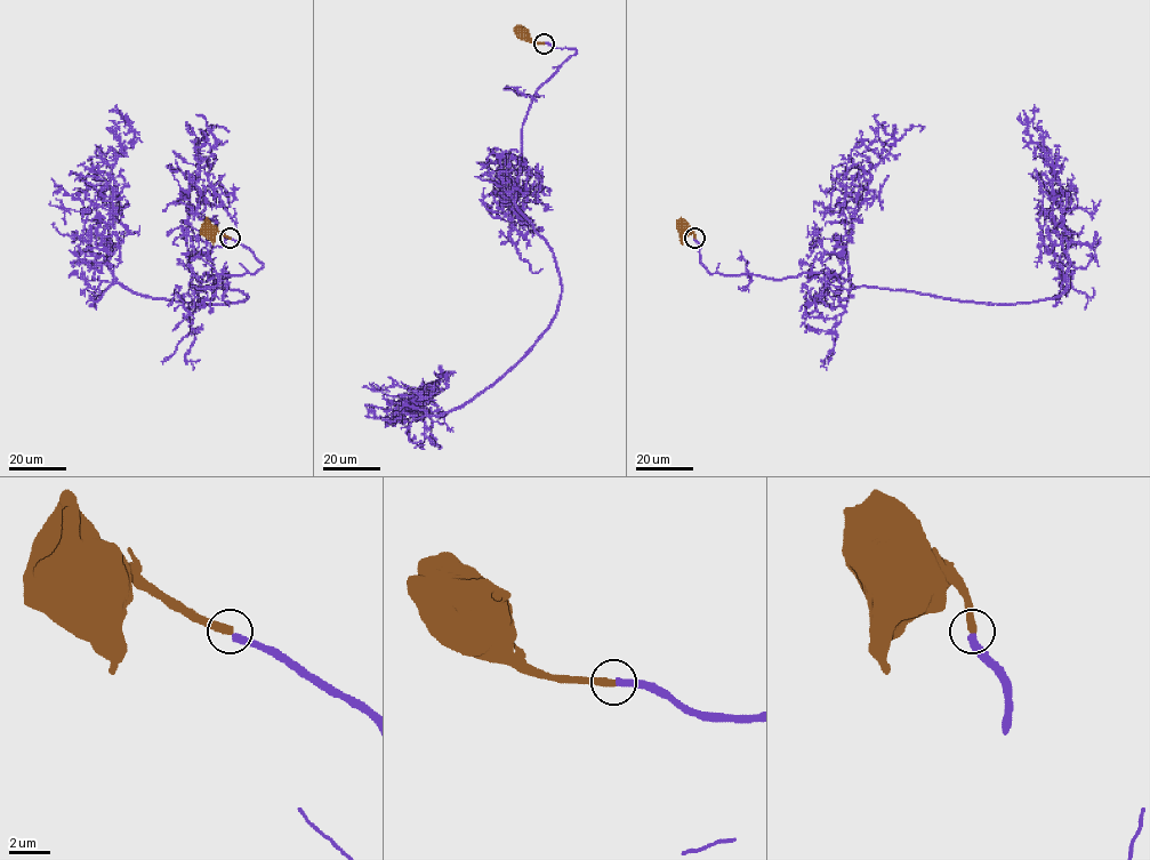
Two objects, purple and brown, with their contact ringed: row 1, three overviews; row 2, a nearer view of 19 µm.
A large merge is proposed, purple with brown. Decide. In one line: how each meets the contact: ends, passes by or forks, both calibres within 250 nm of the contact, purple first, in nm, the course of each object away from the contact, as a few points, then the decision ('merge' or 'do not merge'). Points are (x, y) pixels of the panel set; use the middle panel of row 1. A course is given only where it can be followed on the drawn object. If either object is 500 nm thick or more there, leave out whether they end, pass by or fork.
purple ends there; brown ends there; 360 nm thick on the purple side, 400 nm on the other; purple runs (544, 43), (577, 51), (532, 98), (515, 202), (557, 312), (467, 402), (421, 418), (448, 377), (423, 378); brown runs (544, 43), (533, 42), (524, 33); merge

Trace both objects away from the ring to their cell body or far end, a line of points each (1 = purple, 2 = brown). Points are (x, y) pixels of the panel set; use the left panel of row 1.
1: (230, 238), (263, 265), (201, 287), (243, 300), (117, 281), (112, 168), (135, 134), (110, 110)
2: (230, 238), (211, 228)

